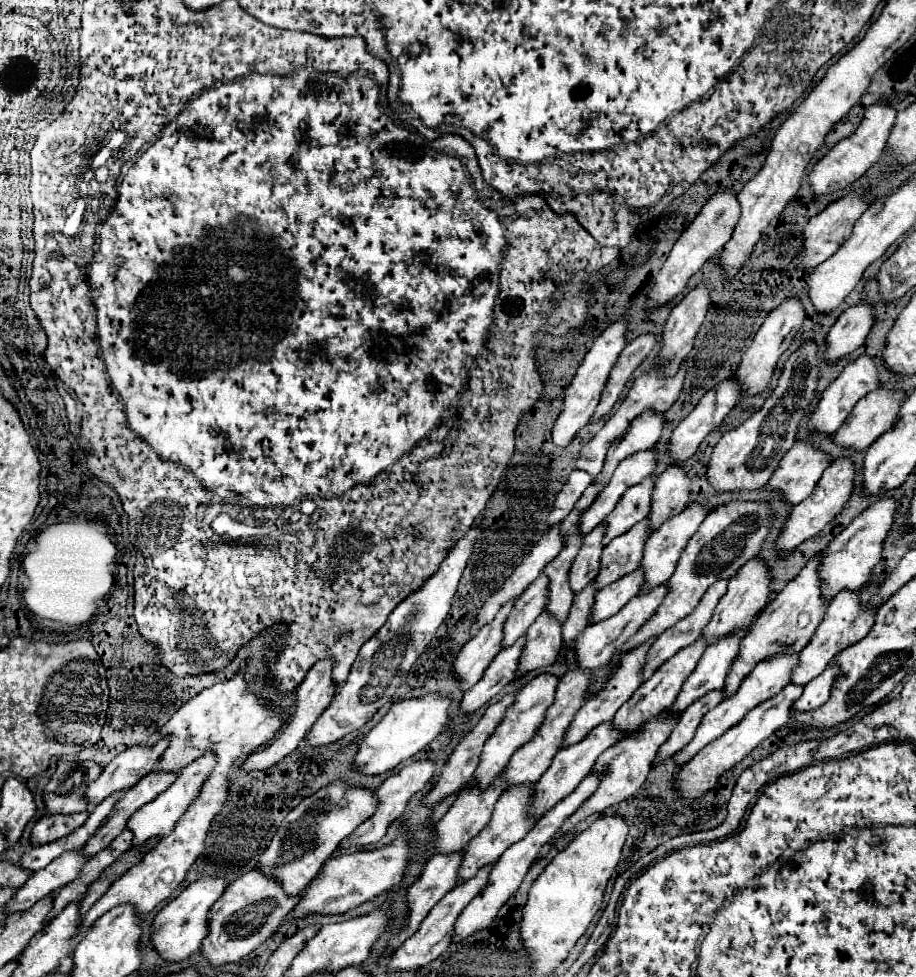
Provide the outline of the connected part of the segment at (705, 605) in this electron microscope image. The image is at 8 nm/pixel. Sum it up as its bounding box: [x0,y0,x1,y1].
[643,579,729,679]

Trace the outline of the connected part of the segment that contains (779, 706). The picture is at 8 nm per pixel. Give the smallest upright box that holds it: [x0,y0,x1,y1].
[677,683,803,799]

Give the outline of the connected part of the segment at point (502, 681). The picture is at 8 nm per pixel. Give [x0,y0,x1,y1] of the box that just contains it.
[461,635,525,713]

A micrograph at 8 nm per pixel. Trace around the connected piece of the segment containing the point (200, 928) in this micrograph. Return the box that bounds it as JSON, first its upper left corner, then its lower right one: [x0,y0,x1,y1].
[153,877,227,961]

